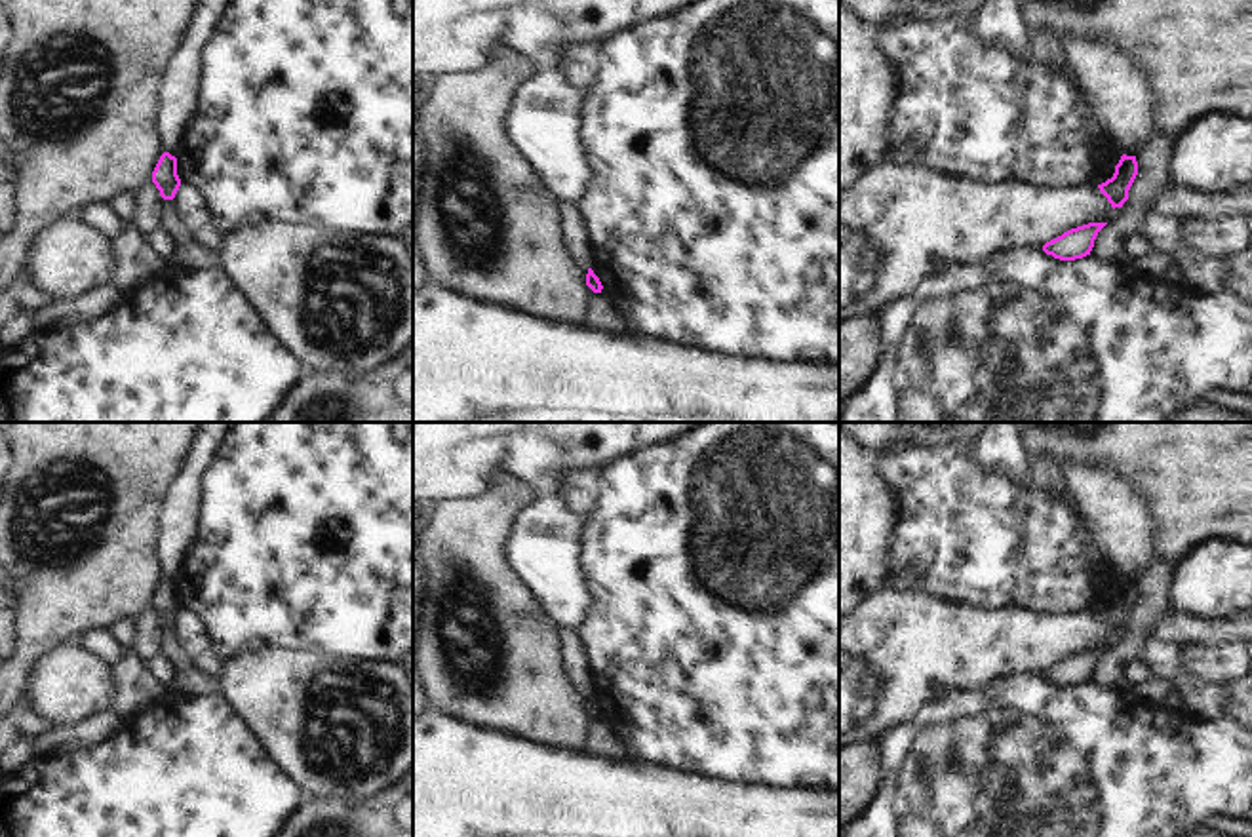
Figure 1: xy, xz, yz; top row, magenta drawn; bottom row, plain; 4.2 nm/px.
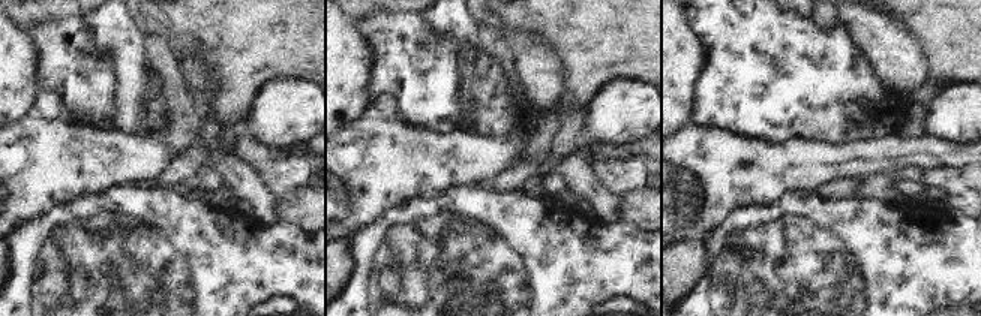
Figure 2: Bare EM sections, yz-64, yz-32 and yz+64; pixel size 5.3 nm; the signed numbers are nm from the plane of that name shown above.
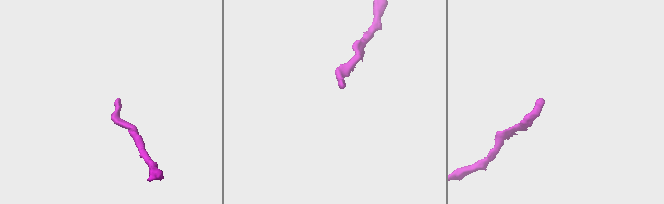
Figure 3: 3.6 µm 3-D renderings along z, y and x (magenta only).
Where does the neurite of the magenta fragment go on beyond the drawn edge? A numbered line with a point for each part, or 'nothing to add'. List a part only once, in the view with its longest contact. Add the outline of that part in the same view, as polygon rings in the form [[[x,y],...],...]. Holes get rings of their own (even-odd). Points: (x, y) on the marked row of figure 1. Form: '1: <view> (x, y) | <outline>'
nothing to add

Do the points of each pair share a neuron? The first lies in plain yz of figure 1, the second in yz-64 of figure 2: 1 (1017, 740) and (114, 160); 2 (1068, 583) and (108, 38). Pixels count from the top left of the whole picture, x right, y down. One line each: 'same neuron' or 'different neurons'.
1: different neurons
2: different neurons

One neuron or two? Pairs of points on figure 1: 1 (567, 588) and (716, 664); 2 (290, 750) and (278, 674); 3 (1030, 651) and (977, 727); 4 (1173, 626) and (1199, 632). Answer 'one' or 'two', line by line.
1: two
2: one
3: two
4: one

